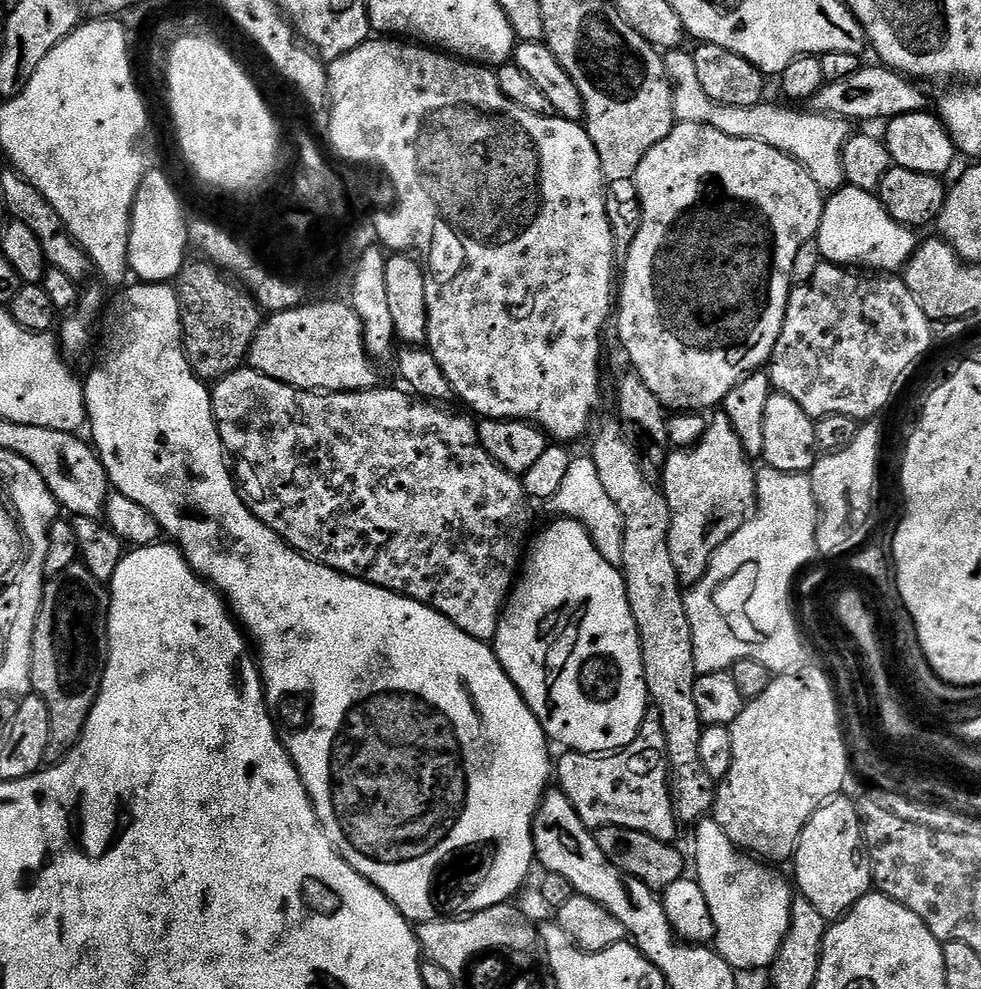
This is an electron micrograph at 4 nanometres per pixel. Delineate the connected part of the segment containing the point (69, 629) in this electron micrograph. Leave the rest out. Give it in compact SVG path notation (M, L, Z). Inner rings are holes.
M77 562L70 565L66 570L62 570L60 576L53 576L45 583L44 596L40 600L40 609L38 610L38 618L34 626L34 638L32 639L32 657L30 658L30 678L32 679L32 692L44 699L50 714L50 738L46 742L46 754L44 755L45 765L51 766L61 764L70 754L70 750L74 750L74 746L80 741L80 735L84 733L86 722L90 718L90 710L94 706L94 702L100 693L102 686L102 678L104 671L108 665L108 606L110 603L110 592L105 584L98 582L98 578L94 578L94 574L90 574L90 570L86 570L83 563Z

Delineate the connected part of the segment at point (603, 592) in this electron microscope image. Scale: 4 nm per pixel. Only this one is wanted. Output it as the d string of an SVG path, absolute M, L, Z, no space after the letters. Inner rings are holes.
M563 518L553 519L549 528L544 528L540 533L535 533L530 547L522 561L522 571L513 587L508 603L500 614L500 625L496 631L494 651L498 662L506 670L506 674L514 682L514 686L520 691L520 696L528 704L528 708L538 718L538 722L544 727L544 735L553 745L561 744L561 749L570 752L591 752L593 754L611 754L630 746L642 726L642 722L650 711L648 699L648 687L644 677L642 666L642 650L638 630L634 622L634 614L630 610L630 602L626 594L623 571L617 565L606 562L602 554L594 546L592 536L576 520Z

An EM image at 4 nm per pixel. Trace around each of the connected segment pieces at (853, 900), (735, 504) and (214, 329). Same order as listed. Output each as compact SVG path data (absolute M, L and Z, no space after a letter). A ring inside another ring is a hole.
M844 799L828 801L808 819L794 857L794 884L799 895L808 899L829 922L839 920L874 888L872 861L866 851L860 813L855 803Z
M722 414L713 416L704 437L690 448L669 451L662 469L662 487L670 506L670 558L684 586L704 577L716 551L756 510L757 469L752 469L753 461L742 450L734 426Z
M185 263L176 275L174 287L180 303L184 331L184 353L199 380L215 382L245 367L248 351L262 326L262 309L239 283L233 282L215 264Z

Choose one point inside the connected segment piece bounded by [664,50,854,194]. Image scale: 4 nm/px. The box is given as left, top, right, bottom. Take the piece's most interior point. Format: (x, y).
(817, 142)

